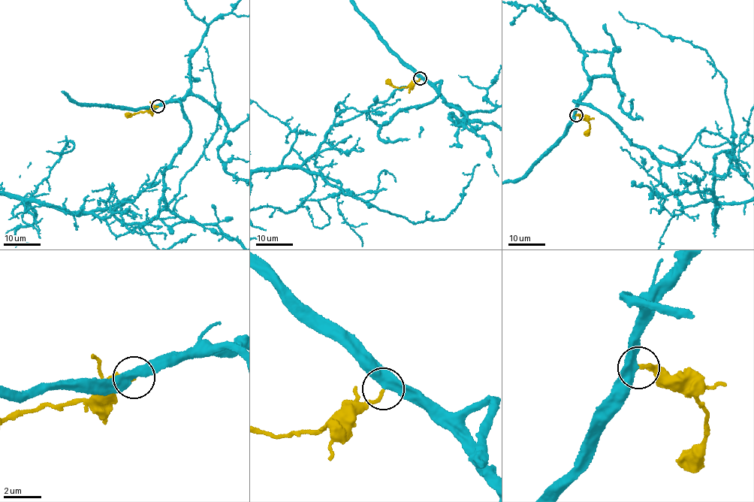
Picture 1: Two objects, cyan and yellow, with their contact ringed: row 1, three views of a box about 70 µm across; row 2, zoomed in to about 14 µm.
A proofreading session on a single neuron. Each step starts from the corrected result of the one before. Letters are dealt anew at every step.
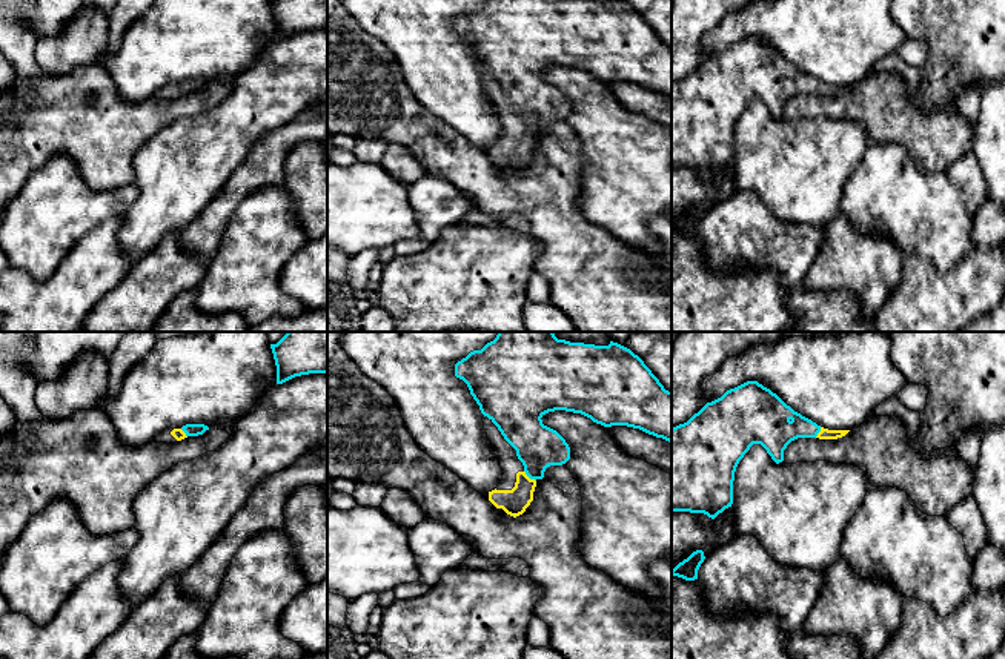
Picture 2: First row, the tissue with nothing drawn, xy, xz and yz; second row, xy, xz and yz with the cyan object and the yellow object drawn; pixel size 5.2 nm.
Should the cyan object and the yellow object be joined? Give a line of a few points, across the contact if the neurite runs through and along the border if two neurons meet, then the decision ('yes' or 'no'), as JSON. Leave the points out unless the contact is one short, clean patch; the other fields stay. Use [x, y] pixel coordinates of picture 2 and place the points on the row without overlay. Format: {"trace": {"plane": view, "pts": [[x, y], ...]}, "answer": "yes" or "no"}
{"trace": {"plane": "xz", "pts": [[537, 102], [535, 122], [529, 132], [523, 149], [515, 157]]}, "answer": "yes"}

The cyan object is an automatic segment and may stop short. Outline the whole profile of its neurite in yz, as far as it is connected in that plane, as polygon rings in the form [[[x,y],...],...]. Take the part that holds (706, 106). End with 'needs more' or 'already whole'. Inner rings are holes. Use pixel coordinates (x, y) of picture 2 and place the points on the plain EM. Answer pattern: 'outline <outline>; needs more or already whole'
outline [[[747,37],[672,84],[672,167],[704,169],[715,175],[731,163],[736,123],[753,100],[761,100],[779,120],[787,101],[798,94],[838,95],[848,88],[824,84],[758,37]]]; needs more

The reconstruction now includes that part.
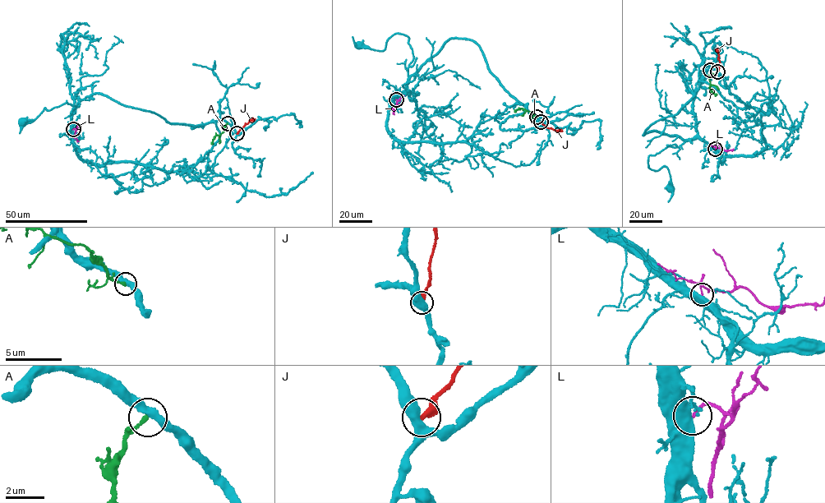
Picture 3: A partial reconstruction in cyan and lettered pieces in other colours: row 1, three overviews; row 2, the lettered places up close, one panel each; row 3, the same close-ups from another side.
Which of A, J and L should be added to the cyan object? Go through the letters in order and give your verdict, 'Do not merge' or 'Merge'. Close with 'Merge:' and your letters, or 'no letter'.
A: Do not merge
J: Do not merge
L: Merge
Merge: L

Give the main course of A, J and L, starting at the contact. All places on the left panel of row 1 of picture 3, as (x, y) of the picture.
A: (228, 123), (224, 131), (214, 136), (212, 144)
J: (237, 133), (255, 118)
L: (73, 129), (76, 130), (75, 136), (79, 140)

